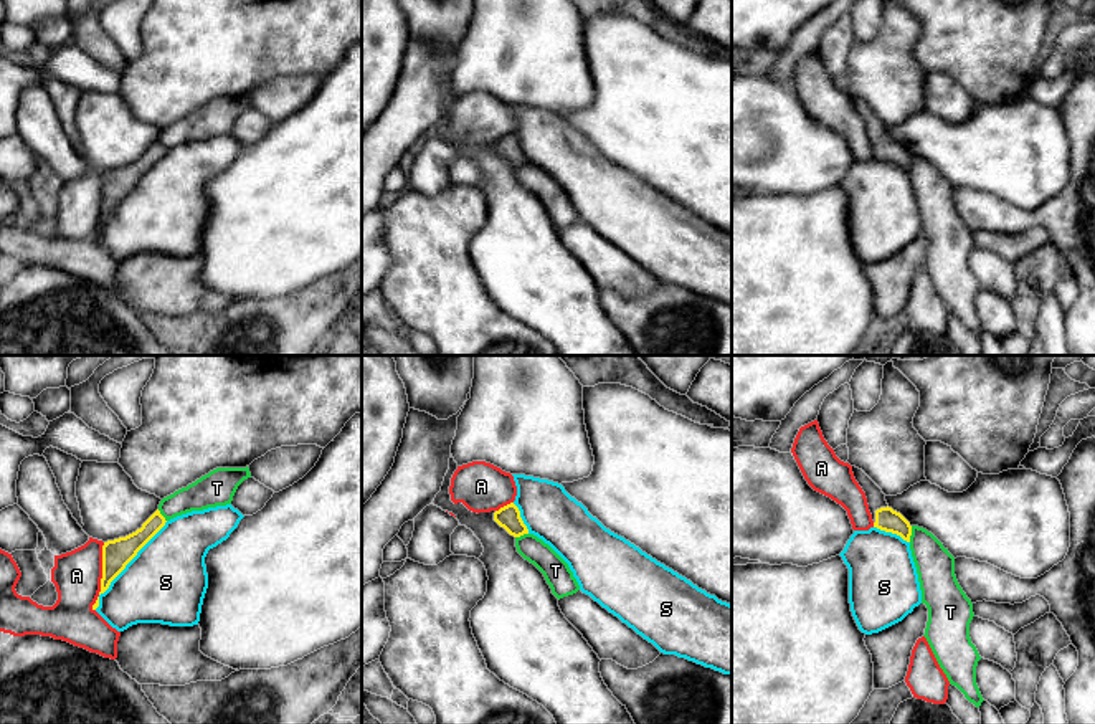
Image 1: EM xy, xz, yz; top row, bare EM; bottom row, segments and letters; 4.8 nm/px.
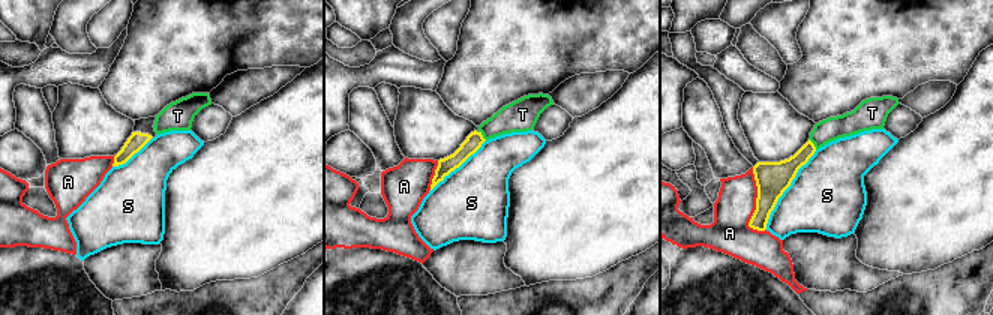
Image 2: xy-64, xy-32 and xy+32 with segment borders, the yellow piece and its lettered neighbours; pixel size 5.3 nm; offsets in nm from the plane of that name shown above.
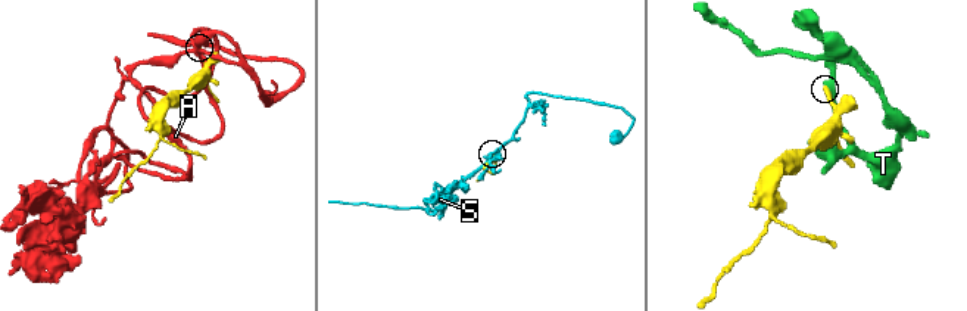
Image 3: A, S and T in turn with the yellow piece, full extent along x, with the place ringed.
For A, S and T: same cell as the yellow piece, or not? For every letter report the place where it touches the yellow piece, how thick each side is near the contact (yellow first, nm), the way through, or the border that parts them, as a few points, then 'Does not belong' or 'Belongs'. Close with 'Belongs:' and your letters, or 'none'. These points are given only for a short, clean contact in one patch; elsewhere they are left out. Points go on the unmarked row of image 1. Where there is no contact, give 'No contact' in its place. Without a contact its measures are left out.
A: Touches yellow at xy (103, 207). Thickness 140 nm (yellow) against 240 nm. Does not belong
S: Touches yellow at xy (126, 194). Thickness 140 nm (yellow) against 400 nm. Does not belong
T: Touches yellow at yz (910, 164). Thickness 120 nm (yellow) against 190 nm. Does not belong
Belongs: none

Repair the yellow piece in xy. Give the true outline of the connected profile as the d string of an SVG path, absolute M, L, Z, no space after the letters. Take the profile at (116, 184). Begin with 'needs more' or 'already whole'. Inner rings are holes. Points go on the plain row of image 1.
already whole; M157 139L135 162L107 170L102 175L102 208L101 223L104 223L111 212L126 198L126 195L137 185L137 182L165 155L165 147Z

